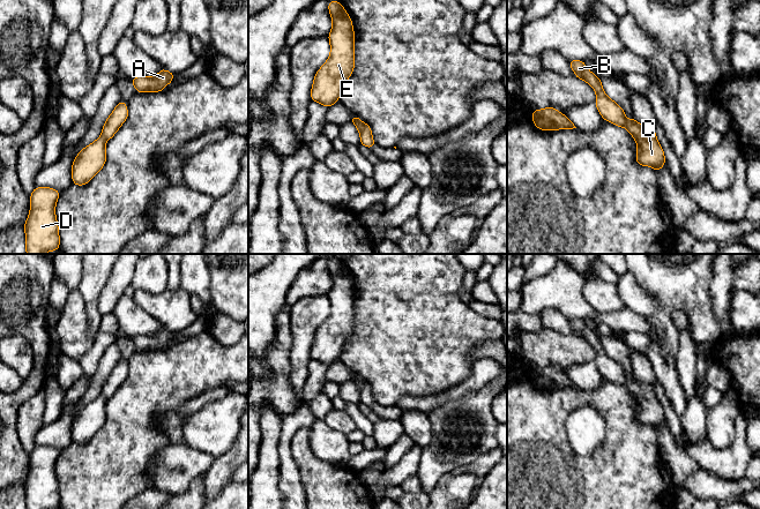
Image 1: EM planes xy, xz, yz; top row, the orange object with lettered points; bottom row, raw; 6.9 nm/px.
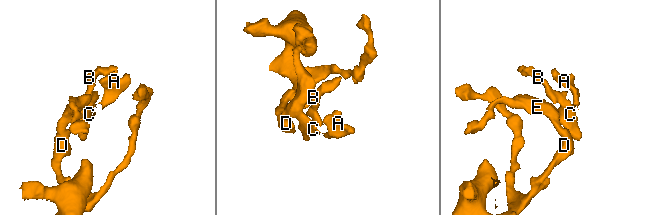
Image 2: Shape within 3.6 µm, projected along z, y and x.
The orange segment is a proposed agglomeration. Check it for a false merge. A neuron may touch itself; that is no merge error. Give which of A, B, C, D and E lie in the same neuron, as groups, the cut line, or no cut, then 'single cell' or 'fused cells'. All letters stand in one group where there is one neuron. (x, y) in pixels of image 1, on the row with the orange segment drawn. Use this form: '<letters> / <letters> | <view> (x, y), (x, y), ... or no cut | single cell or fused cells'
A B / C D E | yz (634, 137), (656, 141) | fused cells

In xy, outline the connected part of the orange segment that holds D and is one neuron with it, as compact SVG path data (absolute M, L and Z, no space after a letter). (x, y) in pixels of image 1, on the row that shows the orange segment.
M36 187L30 195L30 211L24 224L27 254L59 250L60 237L55 204L60 192Z

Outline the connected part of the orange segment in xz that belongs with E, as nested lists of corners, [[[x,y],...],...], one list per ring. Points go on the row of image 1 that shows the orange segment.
[[[335,0],[328,3],[333,27],[328,35],[330,54],[316,72],[311,100],[326,107],[334,105],[355,68],[355,32],[352,21],[344,7]]]

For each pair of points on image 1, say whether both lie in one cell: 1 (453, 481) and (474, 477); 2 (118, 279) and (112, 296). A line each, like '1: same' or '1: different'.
1: same
2: same

